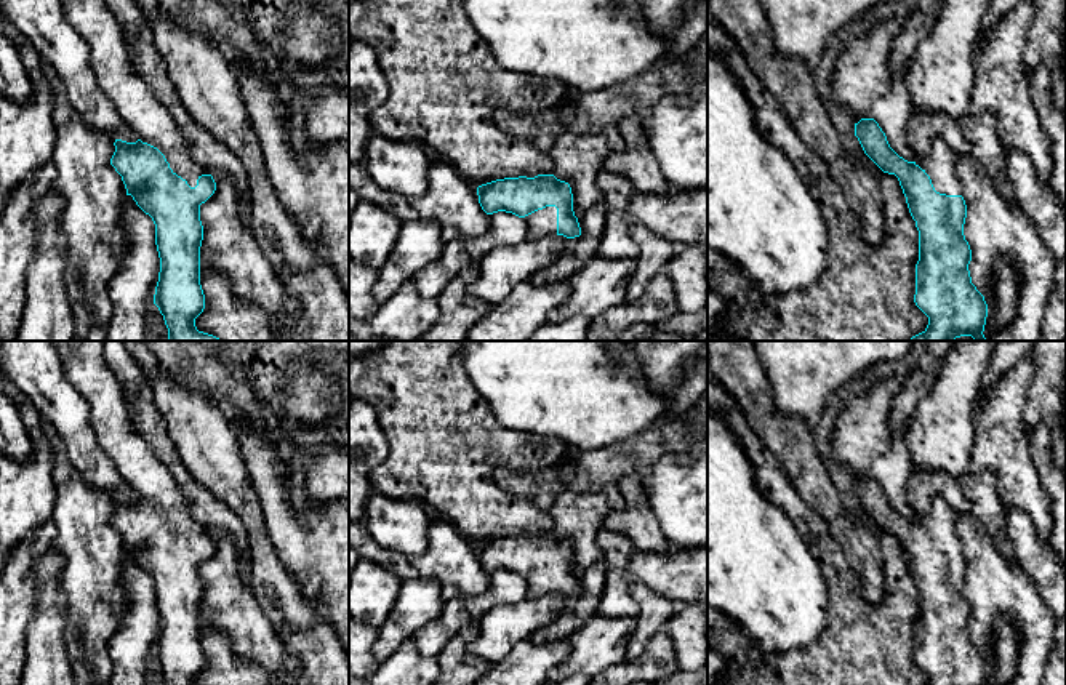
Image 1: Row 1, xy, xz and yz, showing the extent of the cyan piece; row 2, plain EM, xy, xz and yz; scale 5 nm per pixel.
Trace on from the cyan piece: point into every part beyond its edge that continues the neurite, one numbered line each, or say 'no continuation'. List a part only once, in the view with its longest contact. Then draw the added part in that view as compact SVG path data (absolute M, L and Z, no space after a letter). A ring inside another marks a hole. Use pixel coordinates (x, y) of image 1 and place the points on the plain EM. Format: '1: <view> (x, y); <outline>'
1: xy (82, 360); M54 341L54 344L66 376L90 405L90 424L99 448L114 461L125 483L142 501L157 506L173 531L195 546L202 533L211 531L194 520L187 498L134 429L122 386L104 363L104 341Z

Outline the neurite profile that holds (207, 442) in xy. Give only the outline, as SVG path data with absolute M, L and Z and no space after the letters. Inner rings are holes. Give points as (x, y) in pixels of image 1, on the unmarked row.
M158 367L146 375L155 408L163 416L168 437L173 442L186 471L213 496L221 499L242 520L251 559L251 589L262 613L279 632L282 626L304 631L317 623L317 611L306 600L296 578L282 565L267 535L266 519L242 456L238 432L210 395L189 389Z

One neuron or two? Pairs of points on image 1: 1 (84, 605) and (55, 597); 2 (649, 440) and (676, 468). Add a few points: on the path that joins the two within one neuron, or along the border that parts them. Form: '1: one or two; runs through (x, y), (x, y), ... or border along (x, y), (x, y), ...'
1: two; border along (66, 562), (58, 578), (63, 596), (64, 636)
2: two; border along (690, 447), (665, 453), (642, 474)

